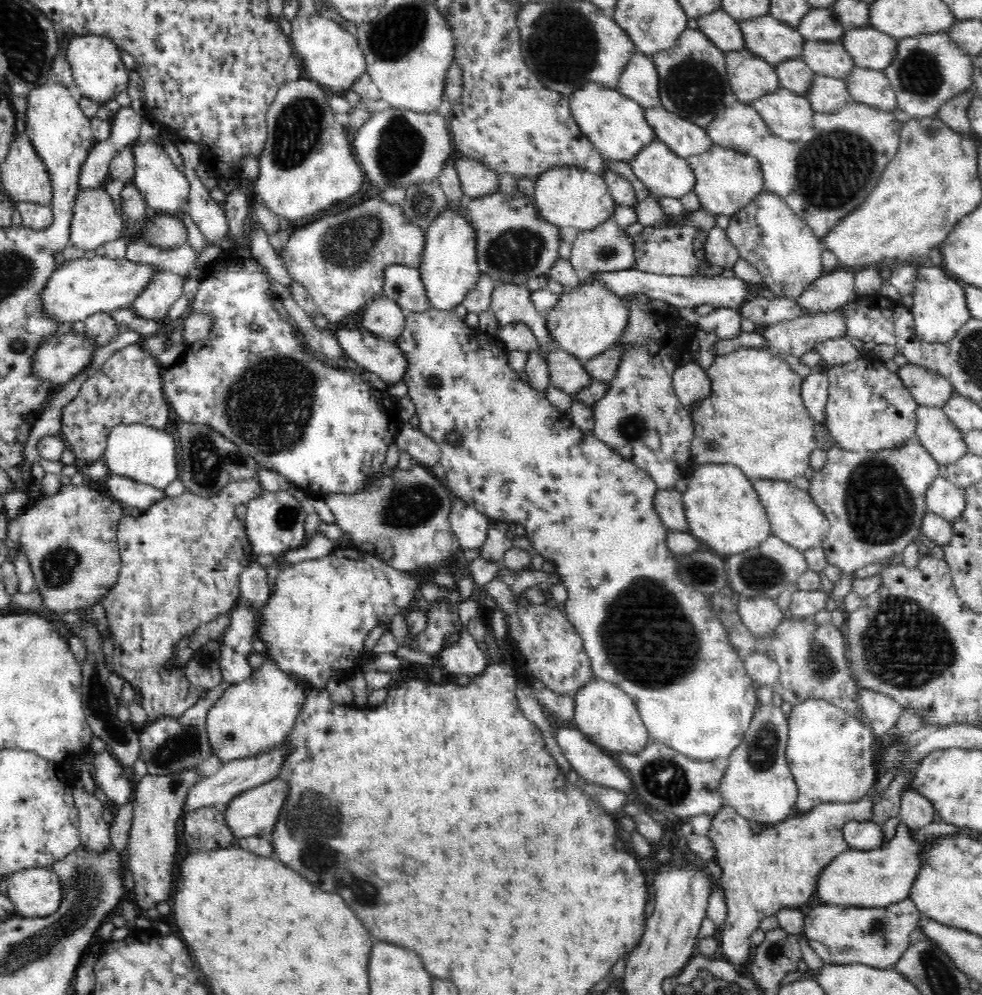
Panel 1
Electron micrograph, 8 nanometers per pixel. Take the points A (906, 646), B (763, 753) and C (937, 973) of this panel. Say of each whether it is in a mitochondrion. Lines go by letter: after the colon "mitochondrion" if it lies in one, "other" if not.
A: mitochondrion
B: mitochondrion
C: mitochondrion

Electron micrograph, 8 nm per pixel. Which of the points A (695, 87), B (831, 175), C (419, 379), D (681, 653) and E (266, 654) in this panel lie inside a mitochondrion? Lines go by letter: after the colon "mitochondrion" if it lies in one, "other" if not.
A: mitochondrion
B: mitochondrion
C: other
D: mitochondrion
E: other

